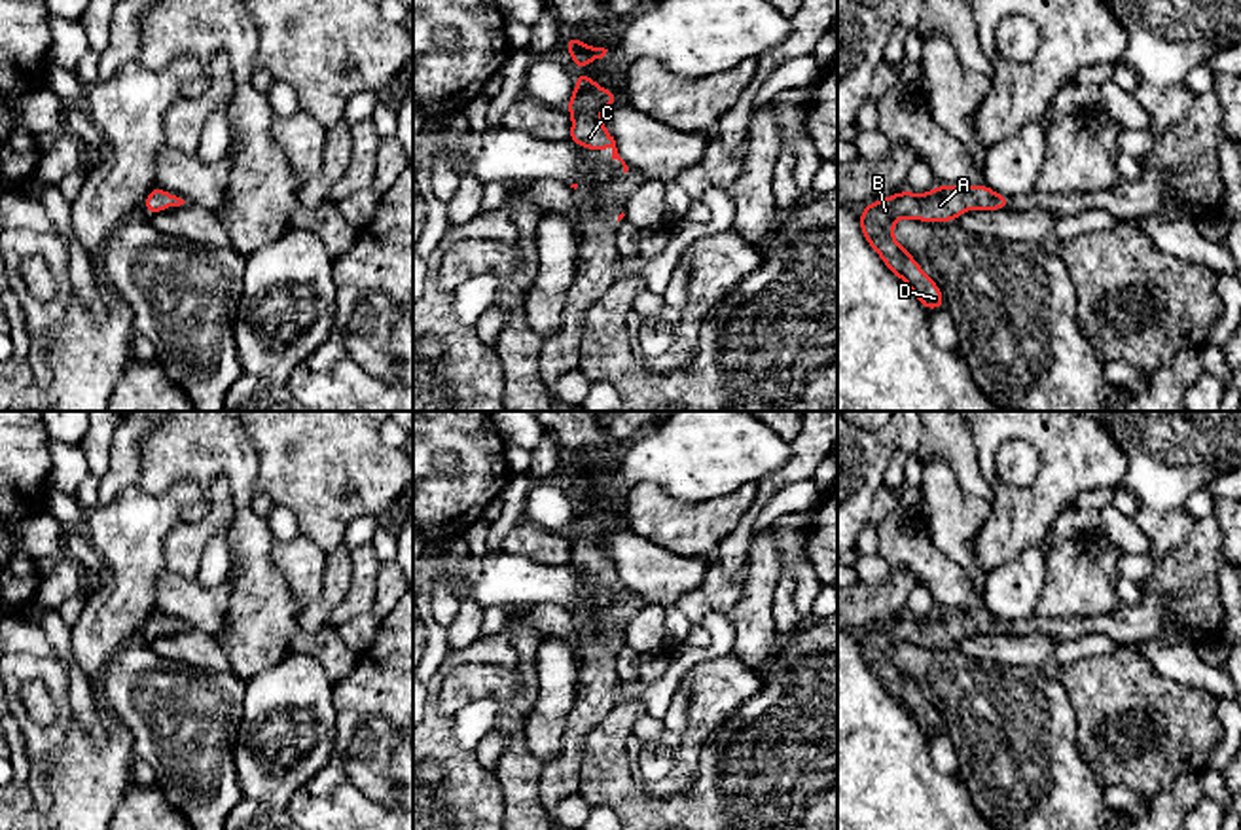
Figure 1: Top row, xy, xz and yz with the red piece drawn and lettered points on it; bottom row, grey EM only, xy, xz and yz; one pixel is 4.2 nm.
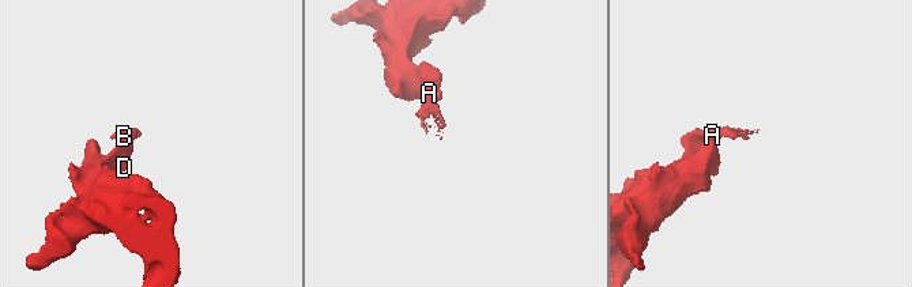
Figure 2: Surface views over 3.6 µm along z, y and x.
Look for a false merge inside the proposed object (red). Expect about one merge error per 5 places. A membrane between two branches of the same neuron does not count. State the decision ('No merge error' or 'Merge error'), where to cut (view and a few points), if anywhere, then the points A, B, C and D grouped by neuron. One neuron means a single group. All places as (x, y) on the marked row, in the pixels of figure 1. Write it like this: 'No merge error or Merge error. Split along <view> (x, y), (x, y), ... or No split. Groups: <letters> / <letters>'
No merge error. No split. Groups: A B C D

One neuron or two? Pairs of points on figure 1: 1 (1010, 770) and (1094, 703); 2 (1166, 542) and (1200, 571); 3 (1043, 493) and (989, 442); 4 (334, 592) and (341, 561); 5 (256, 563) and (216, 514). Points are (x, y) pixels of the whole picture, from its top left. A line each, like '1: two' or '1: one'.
1: two
2: two
3: one
4: one
5: two

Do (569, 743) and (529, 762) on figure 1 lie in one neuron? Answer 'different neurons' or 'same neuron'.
different neurons

